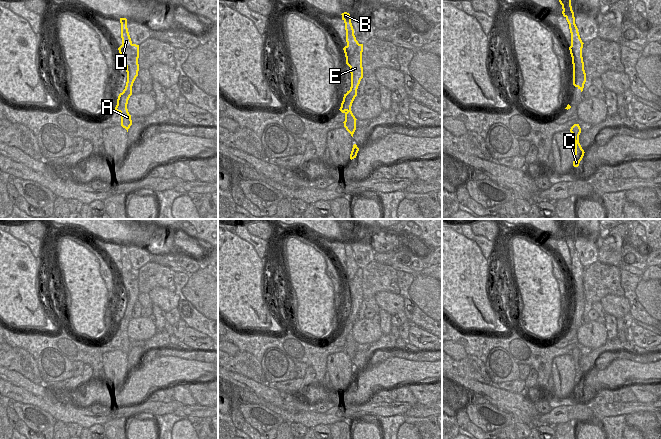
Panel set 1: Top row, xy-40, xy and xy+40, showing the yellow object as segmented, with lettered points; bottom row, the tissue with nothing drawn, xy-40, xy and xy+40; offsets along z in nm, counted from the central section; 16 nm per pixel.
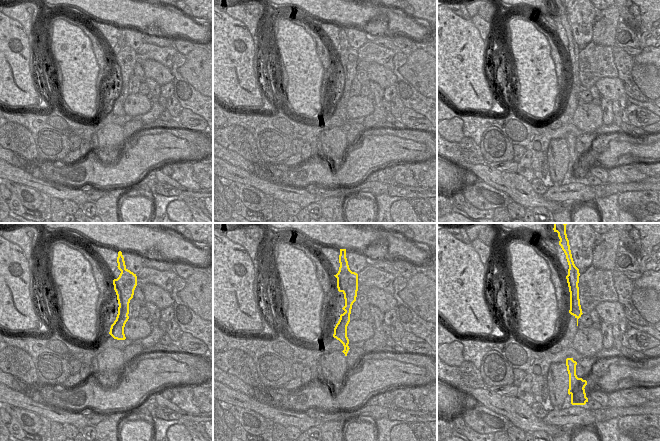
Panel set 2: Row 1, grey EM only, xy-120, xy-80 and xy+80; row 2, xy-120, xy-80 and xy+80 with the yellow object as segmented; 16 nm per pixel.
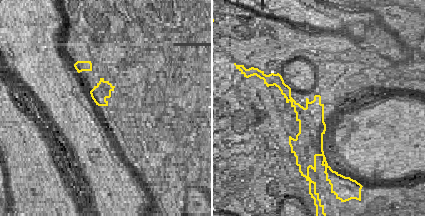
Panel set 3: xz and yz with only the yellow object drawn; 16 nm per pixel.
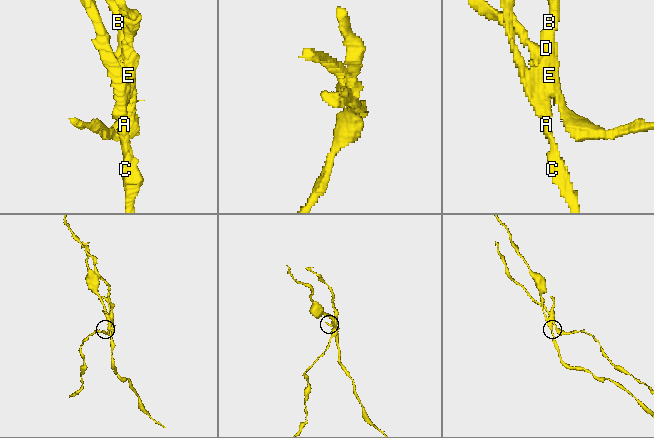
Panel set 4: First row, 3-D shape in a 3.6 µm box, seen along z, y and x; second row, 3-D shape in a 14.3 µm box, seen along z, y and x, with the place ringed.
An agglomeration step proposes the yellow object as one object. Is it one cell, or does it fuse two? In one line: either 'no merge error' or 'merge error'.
merge error

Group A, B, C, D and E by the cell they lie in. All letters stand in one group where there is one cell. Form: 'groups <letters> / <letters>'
groups A C E / B D

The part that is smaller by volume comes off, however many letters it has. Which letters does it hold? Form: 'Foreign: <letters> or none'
Foreign: B, D

